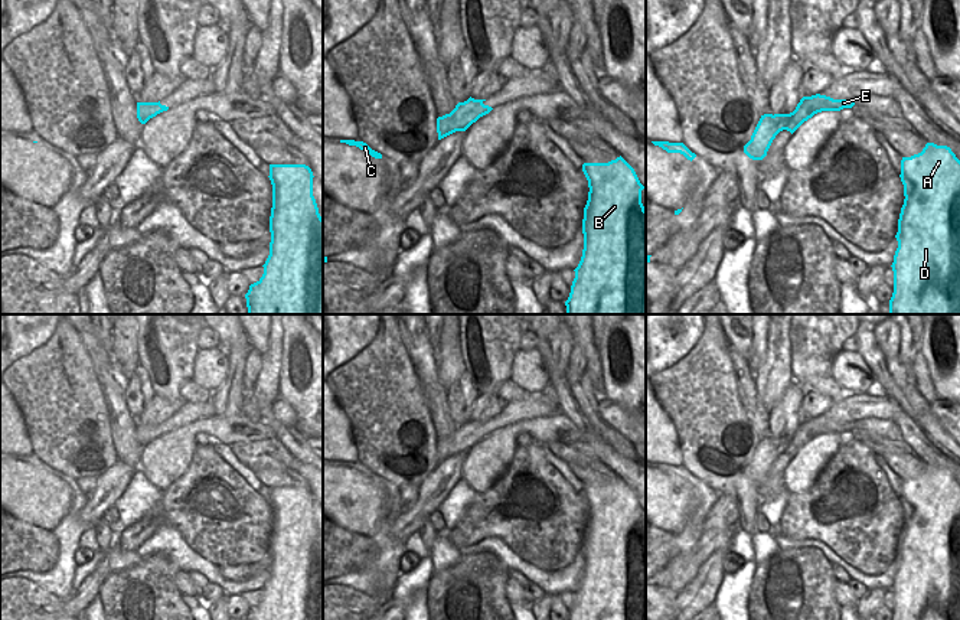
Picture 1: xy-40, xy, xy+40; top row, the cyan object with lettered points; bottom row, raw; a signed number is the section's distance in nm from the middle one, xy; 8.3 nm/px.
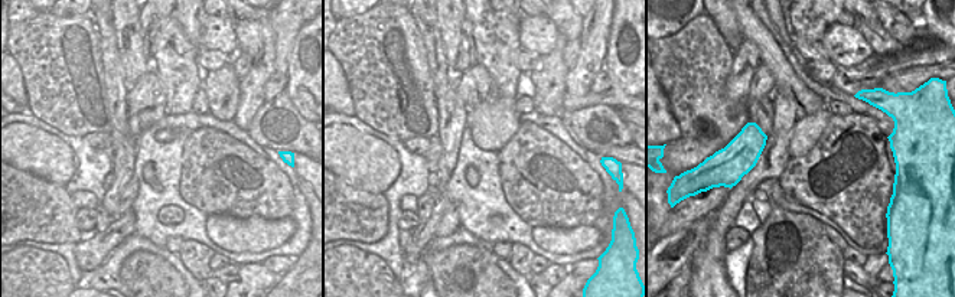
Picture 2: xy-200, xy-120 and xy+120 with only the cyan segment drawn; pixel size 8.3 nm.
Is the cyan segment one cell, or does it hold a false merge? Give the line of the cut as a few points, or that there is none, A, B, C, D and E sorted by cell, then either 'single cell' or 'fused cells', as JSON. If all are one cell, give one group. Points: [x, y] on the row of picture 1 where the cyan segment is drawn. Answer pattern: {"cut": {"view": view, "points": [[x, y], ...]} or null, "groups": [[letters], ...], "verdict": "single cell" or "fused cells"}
{"cut": {"view": "xy", "points": [[449, 114], [460, 130]]}, "groups": [["A", "B", "D", "E"], ["C"]], "verdict": "fused cells"}

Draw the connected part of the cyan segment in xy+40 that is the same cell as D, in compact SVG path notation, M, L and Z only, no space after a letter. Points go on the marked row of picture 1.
M927 143L921 153L901 160L904 205L895 235L894 293L889 314L960 314L960 160L947 146Z

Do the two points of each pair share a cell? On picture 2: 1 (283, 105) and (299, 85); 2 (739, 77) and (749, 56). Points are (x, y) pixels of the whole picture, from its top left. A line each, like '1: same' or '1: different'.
1: different
2: same

